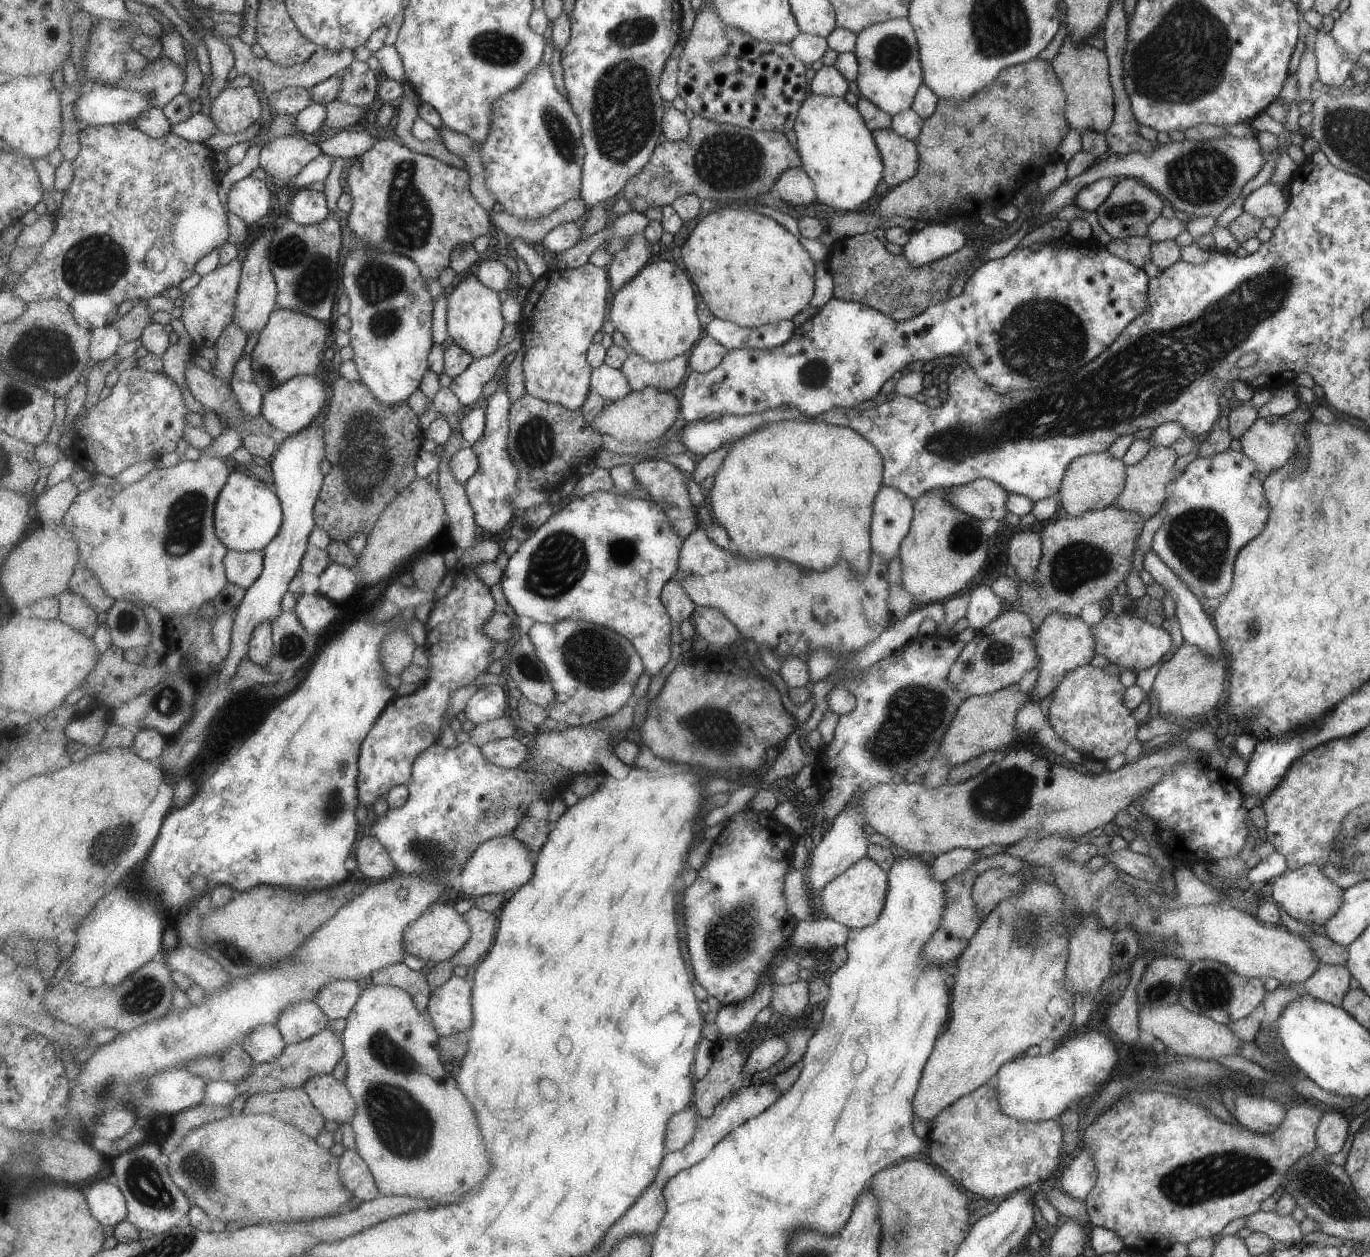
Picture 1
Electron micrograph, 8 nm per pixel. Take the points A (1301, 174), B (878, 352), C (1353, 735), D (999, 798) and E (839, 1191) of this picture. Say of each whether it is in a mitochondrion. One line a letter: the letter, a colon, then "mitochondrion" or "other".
A: other
B: other
C: other
D: mitochondrion
E: other

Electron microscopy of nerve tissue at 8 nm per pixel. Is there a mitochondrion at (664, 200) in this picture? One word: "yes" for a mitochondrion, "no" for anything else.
no

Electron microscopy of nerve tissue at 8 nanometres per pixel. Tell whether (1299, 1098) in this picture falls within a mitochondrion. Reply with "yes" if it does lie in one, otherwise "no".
no

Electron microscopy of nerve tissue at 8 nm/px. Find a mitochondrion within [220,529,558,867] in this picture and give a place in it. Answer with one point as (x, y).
(330, 807)

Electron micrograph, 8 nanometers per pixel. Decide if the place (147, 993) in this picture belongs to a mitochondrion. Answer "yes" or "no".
yes

